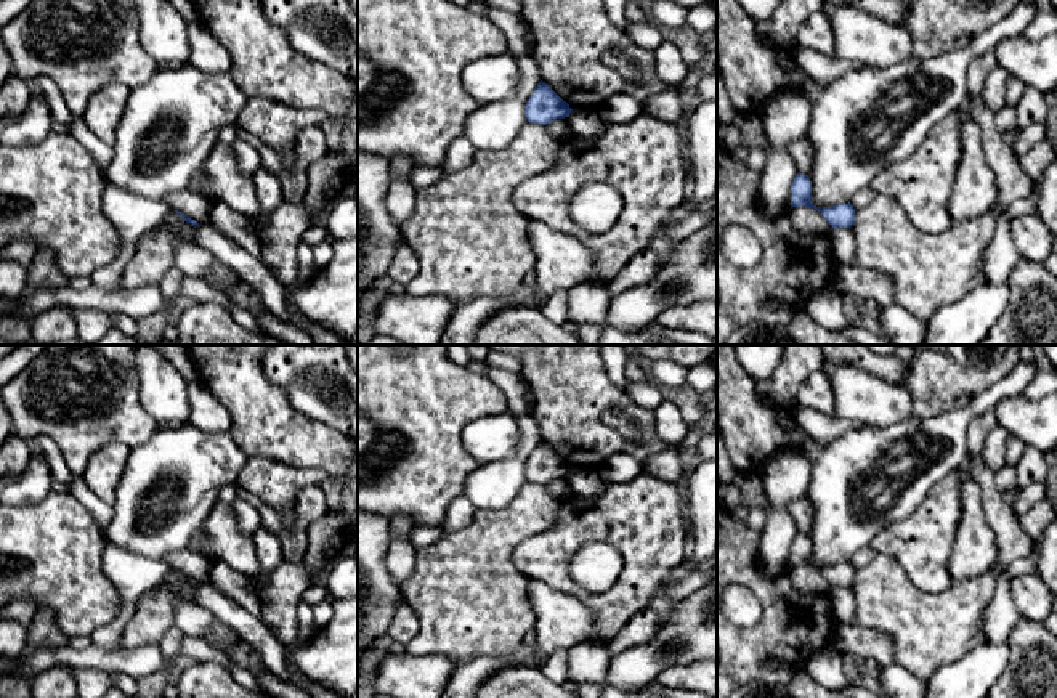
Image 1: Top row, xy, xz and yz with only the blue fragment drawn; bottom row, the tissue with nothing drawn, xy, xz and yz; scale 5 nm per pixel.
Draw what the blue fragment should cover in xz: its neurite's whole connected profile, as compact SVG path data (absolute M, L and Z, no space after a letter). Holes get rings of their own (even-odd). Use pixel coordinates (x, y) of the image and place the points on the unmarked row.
M539 441L526 462L526 478L531 483L547 485L571 473L571 467L545 441Z

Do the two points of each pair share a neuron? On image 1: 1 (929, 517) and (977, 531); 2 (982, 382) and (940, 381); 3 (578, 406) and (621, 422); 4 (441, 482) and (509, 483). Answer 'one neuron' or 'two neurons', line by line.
1: two neurons
2: one neuron
3: two neurons
4: two neurons

